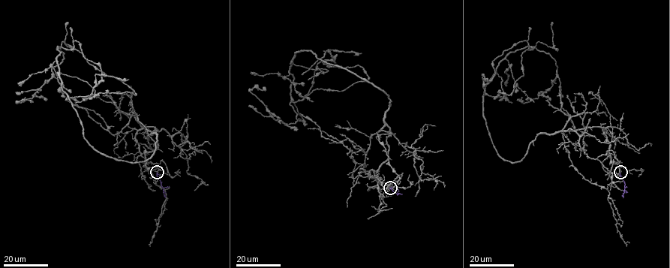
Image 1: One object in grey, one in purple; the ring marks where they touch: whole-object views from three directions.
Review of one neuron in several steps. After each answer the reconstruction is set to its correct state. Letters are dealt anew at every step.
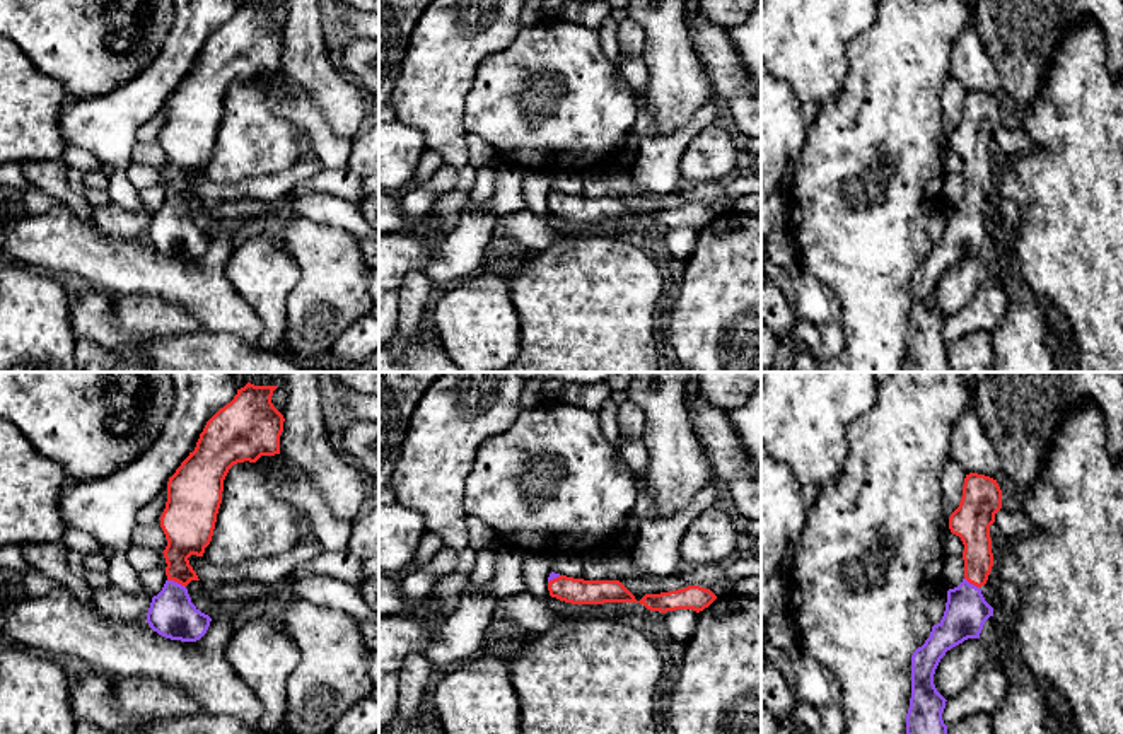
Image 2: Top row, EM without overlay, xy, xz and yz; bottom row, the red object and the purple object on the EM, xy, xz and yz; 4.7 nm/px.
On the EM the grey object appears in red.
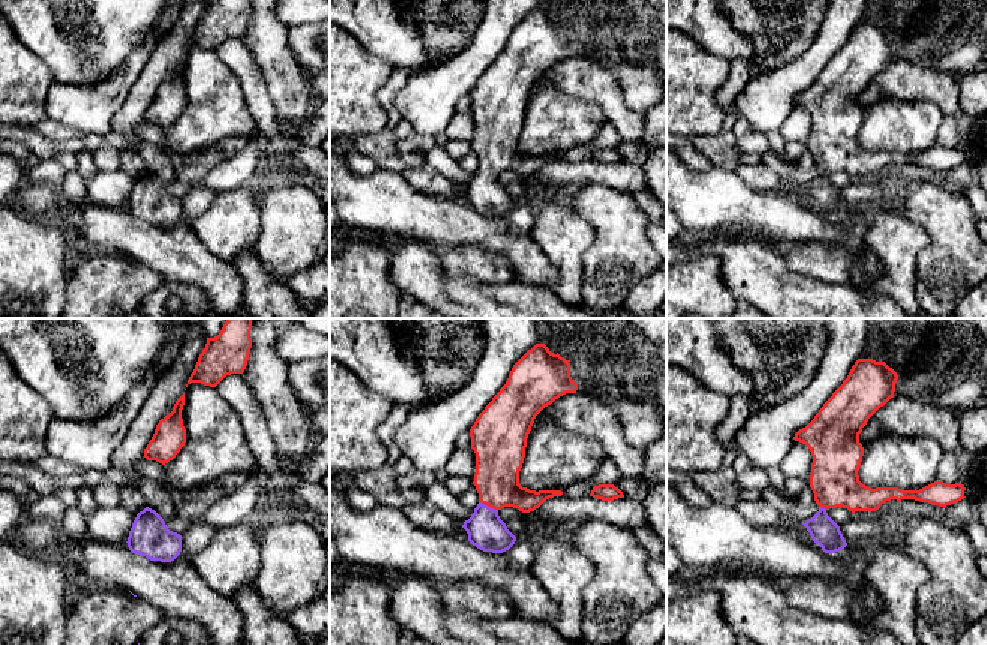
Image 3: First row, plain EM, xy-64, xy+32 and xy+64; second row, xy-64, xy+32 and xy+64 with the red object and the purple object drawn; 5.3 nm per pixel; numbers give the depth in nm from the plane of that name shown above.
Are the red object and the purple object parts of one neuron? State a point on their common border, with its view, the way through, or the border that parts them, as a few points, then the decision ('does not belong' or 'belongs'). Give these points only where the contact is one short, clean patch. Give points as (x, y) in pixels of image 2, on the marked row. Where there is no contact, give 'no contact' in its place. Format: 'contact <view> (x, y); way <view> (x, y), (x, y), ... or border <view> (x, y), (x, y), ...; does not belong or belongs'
contact xy (176, 581); way xy (188, 530), (178, 550), (176, 581), (171, 613); belongs

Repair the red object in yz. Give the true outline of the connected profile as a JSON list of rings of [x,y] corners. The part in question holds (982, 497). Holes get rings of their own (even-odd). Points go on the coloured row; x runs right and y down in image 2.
[[[969,473],[964,478],[959,507],[949,517],[949,529],[959,536],[964,551],[964,579],[947,591],[942,620],[911,655],[911,698],[906,714],[906,734],[947,734],[942,720],[946,698],[934,684],[934,674],[947,650],[968,638],[980,638],[993,608],[985,601],[981,585],[993,567],[990,526],[1002,509],[997,480]]]

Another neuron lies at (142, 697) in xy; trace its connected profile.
[[[152,676],[114,681],[114,702],[121,714],[135,719],[172,719],[200,712],[200,703],[189,693]]]

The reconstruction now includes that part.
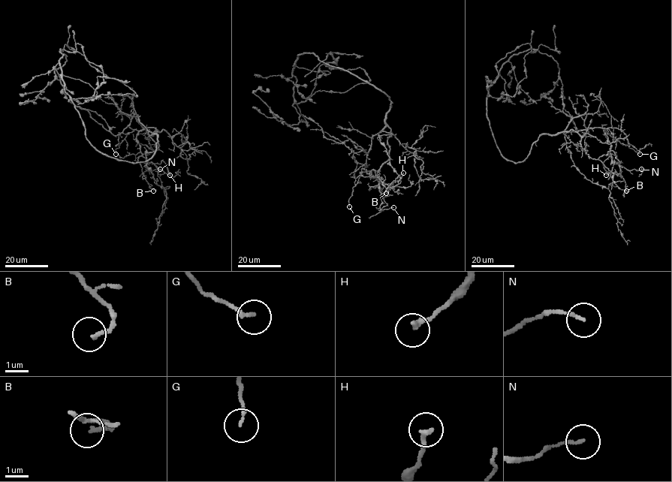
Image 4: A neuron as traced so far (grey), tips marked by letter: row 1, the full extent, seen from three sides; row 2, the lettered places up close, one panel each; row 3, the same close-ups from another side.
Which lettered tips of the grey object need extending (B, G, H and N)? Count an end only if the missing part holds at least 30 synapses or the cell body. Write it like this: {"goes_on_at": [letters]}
{"goes_on_at": []}

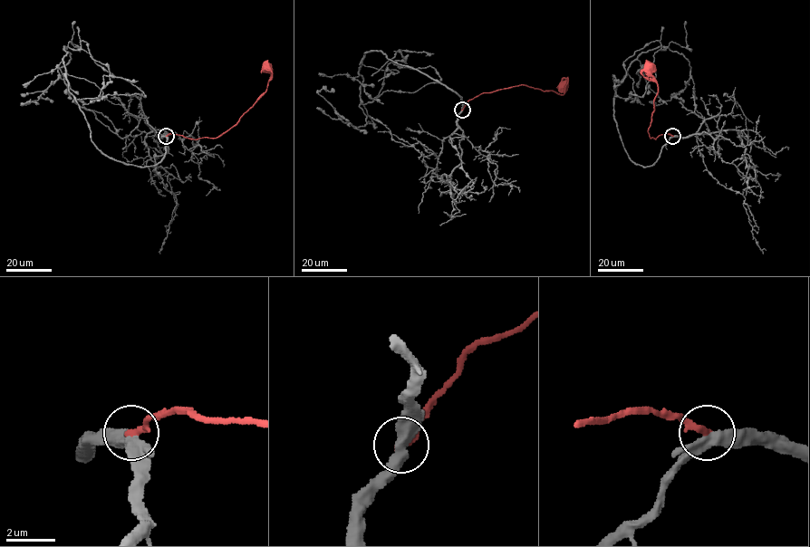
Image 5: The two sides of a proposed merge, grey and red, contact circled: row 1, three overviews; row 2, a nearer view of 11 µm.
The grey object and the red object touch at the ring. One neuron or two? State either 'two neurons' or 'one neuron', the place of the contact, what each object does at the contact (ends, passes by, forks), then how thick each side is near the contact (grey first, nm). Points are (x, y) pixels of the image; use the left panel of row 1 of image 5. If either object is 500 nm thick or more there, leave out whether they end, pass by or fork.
two neurons; at (166, 136); grey passes by; red ends there; 460 nm thick on the grey side, 260 nm on the other

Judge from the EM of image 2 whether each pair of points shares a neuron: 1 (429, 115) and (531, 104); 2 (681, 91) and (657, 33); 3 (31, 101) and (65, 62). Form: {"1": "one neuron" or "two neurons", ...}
{"1": "two neurons", "2": "one neuron", "3": "two neurons"}

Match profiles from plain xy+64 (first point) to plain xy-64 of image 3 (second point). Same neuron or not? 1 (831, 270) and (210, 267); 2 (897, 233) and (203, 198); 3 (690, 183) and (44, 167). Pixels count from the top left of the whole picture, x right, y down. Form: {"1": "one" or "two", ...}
{"1": "two", "2": "two", "3": "two"}

